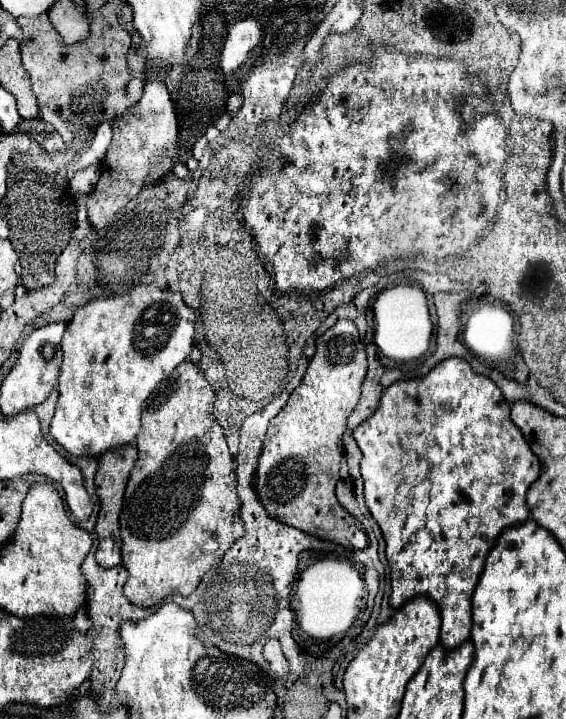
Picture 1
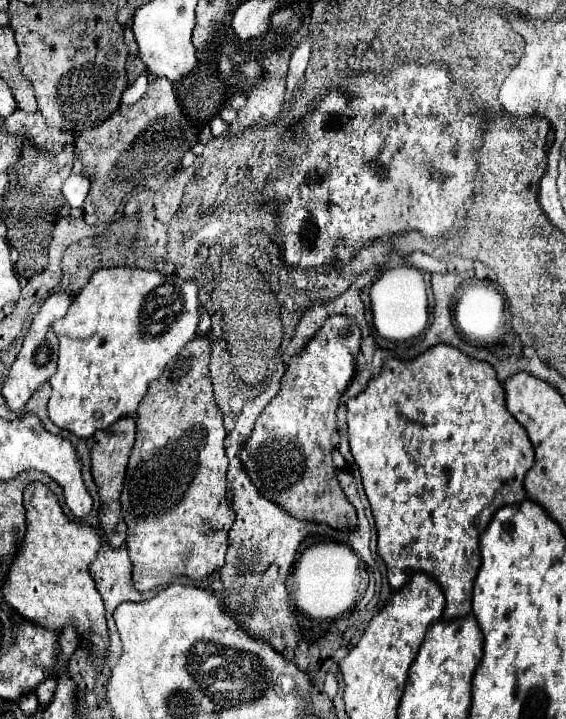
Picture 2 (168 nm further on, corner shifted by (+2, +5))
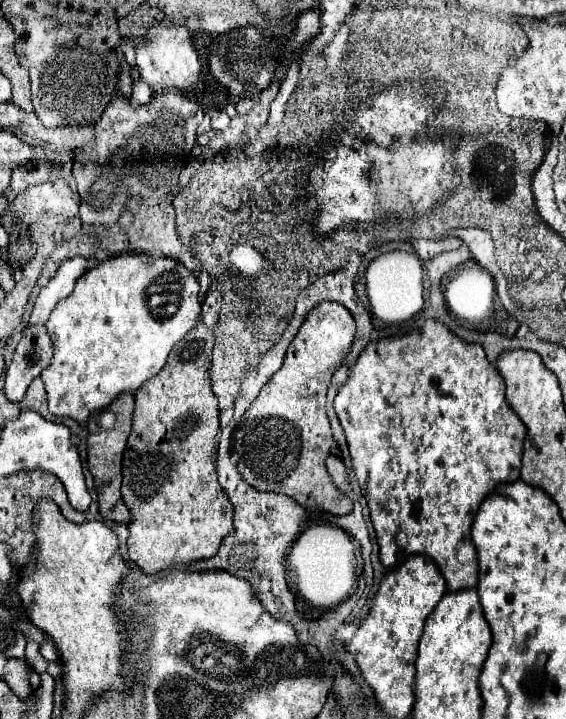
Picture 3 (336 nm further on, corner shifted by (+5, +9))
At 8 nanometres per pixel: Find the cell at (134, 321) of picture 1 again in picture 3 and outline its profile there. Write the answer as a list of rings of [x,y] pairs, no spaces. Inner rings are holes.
[[[122,251],[88,269],[76,281],[68,299],[54,307],[46,323],[54,345],[54,357],[40,373],[48,393],[48,411],[58,417],[70,417],[78,423],[86,423],[94,411],[106,409],[106,405],[110,405],[120,393],[134,393],[142,383],[154,377],[160,367],[166,365],[172,347],[198,323],[198,319],[198,279],[174,259],[156,259],[146,253]]]

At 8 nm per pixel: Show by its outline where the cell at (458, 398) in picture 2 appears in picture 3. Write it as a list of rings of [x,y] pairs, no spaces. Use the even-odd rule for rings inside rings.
[[[426,319],[422,329],[414,331],[410,335],[370,341],[364,347],[364,351],[360,353],[358,361],[350,367],[346,383],[338,387],[338,393],[334,397],[334,409],[336,409],[340,425],[344,427],[344,433],[348,439],[348,447],[350,447],[350,455],[352,455],[352,469],[354,469],[356,481],[362,489],[362,495],[366,497],[366,503],[370,509],[370,519],[372,519],[376,539],[380,545],[380,561],[386,569],[400,565],[400,561],[404,561],[408,555],[422,553],[422,555],[430,555],[434,559],[434,563],[438,565],[440,573],[446,579],[448,591],[476,587],[476,583],[478,583],[478,559],[476,559],[476,549],[474,549],[472,539],[470,539],[472,521],[474,521],[478,507],[486,495],[490,495],[502,483],[512,483],[512,481],[520,479],[520,461],[522,461],[522,445],[524,445],[524,437],[526,437],[526,425],[514,413],[514,409],[508,405],[504,391],[506,391],[504,379],[500,377],[496,365],[486,359],[482,345],[466,343],[460,337],[454,337],[454,333],[446,325],[442,325],[440,321],[434,321],[434,319]]]

